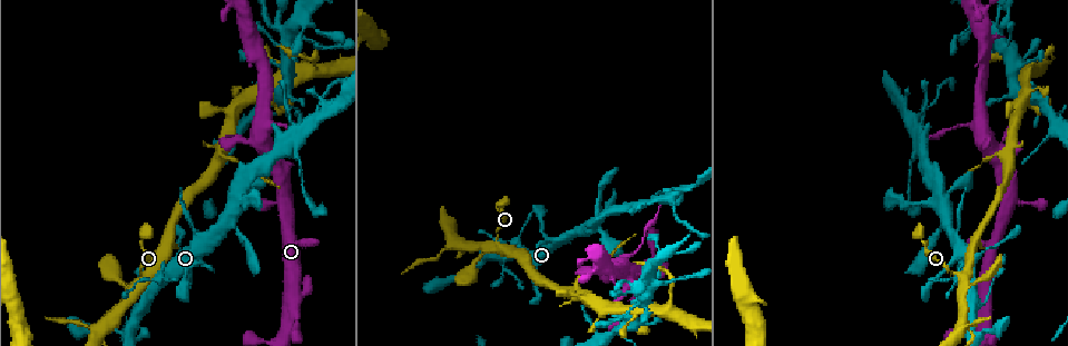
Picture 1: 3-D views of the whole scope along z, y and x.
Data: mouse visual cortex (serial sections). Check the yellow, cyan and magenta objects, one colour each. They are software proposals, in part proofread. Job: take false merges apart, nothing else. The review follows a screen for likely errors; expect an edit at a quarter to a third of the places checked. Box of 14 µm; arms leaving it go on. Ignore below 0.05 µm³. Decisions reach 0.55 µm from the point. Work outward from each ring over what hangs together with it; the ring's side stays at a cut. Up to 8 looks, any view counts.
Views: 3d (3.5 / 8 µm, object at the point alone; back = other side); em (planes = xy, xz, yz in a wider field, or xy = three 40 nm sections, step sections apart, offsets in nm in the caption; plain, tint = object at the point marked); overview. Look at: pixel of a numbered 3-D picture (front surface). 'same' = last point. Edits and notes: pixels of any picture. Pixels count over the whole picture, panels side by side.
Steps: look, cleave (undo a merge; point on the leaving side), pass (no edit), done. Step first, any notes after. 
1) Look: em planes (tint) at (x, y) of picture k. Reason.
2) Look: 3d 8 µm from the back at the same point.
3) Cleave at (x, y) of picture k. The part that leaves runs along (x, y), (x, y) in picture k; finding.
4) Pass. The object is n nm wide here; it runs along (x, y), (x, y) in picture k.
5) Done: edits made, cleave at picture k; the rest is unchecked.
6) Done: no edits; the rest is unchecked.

Look: 3d 3.5 µm at (632, 205) of picture 1. Calibre changes.

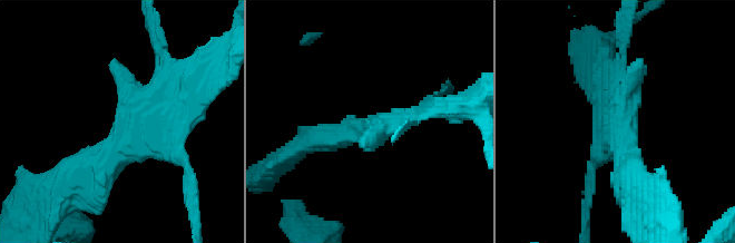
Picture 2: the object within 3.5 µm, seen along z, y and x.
Look: em xy step 5 (tint) at (126, 132) of picture 2.

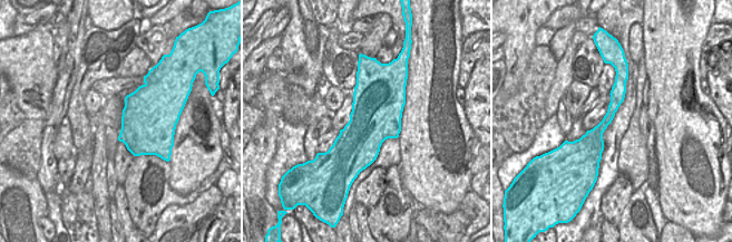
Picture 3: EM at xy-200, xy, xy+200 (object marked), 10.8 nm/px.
Pass. The object is 550 nm wide here; it runs along (622, 78), (595, 135), (595, 162) in picture 3; all the same cell.

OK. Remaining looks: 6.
Look: 3d 3.5 µm at (314, 116) of picture 1. Two arms in line, one across.

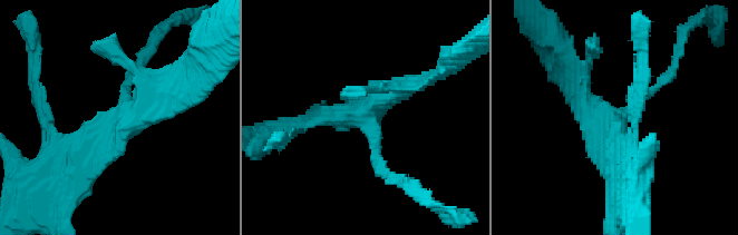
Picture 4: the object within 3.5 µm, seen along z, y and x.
Look: em xy step 5 (tint) at (615, 121) of picture 4. Need the tissue.

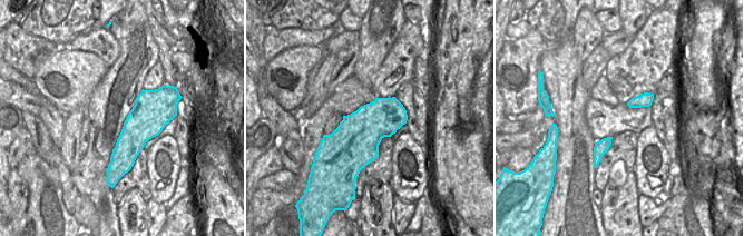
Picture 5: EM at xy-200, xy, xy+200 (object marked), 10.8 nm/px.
Pass. The object is 480 nm wide here; it runs along (57, 168), (174, 90) in picture 4; all the same cell.

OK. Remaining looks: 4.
Look: 3d 8 µm at (672, 291) of picture 1. Narrows sharply.

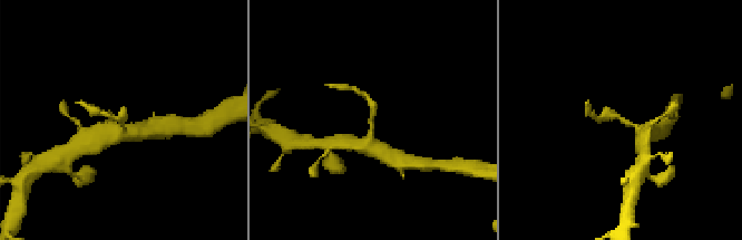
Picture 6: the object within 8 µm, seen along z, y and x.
Look: 3d 3.5 µm at (124, 123) of picture 6.

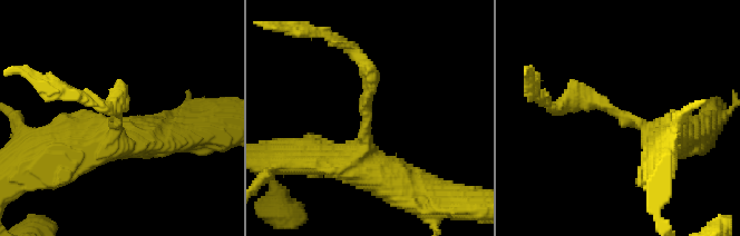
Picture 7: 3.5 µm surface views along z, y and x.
Look: em planes (tint) at (607, 110) of picture 7.

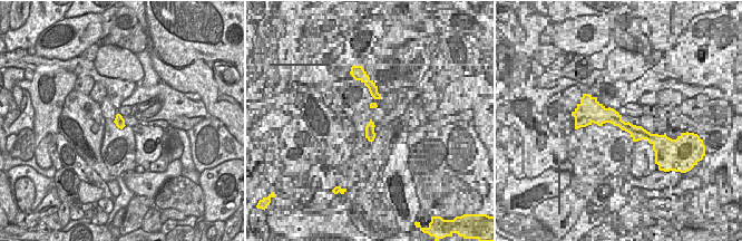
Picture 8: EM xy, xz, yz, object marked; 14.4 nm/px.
Cleave at (123, 95) of picture 7. The arms are 200, 400 nm wide; two cells meet here.

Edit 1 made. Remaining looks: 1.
Done: edits made, cleave at picture 7; the rest is unchecked.

